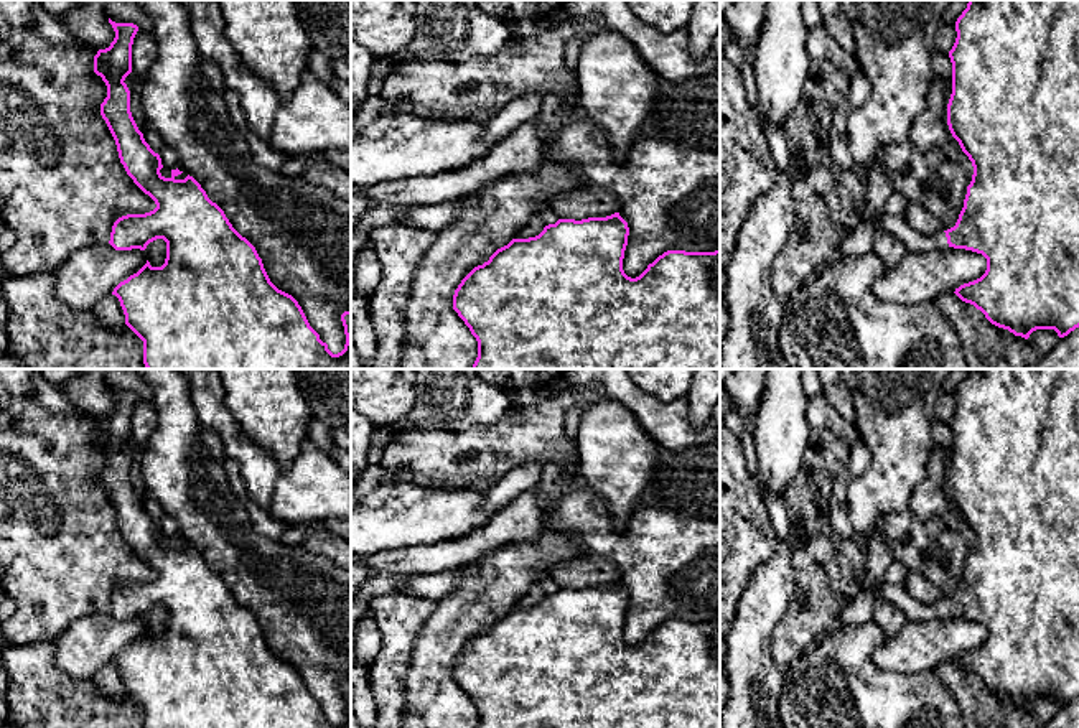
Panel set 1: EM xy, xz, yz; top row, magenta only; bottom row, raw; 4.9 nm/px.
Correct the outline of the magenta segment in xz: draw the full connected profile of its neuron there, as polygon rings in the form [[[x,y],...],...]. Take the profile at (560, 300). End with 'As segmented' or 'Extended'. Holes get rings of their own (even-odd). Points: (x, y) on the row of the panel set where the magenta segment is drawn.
[[[619,212],[582,221],[558,219],[555,224],[545,226],[535,237],[512,239],[497,249],[488,262],[474,267],[453,295],[453,310],[478,341],[478,357],[473,369],[720,369],[720,250],[667,250],[649,264],[639,277],[631,278],[623,270],[628,236],[628,222]]]. As segmented

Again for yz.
[[[969,0],[955,21],[957,38],[949,51],[952,63],[952,94],[947,104],[947,125],[952,137],[974,166],[964,208],[954,227],[932,236],[914,231],[901,214],[883,212],[878,227],[898,237],[908,252],[927,252],[939,247],[965,249],[987,259],[985,273],[955,288],[955,295],[980,310],[985,318],[1025,339],[1036,329],[1054,329],[1059,338],[1079,328],[1079,0]]]. Extended

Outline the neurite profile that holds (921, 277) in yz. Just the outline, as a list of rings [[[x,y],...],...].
[[[939,247],[927,252],[906,252],[903,260],[873,282],[873,293],[883,301],[903,305],[929,303],[942,293],[980,278],[987,270],[982,254]]]

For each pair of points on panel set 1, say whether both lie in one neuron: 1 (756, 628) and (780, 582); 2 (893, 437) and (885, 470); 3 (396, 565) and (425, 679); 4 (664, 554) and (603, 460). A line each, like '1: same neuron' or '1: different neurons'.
1: same neuron
2: same neuron
3: different neurons
4: different neurons

